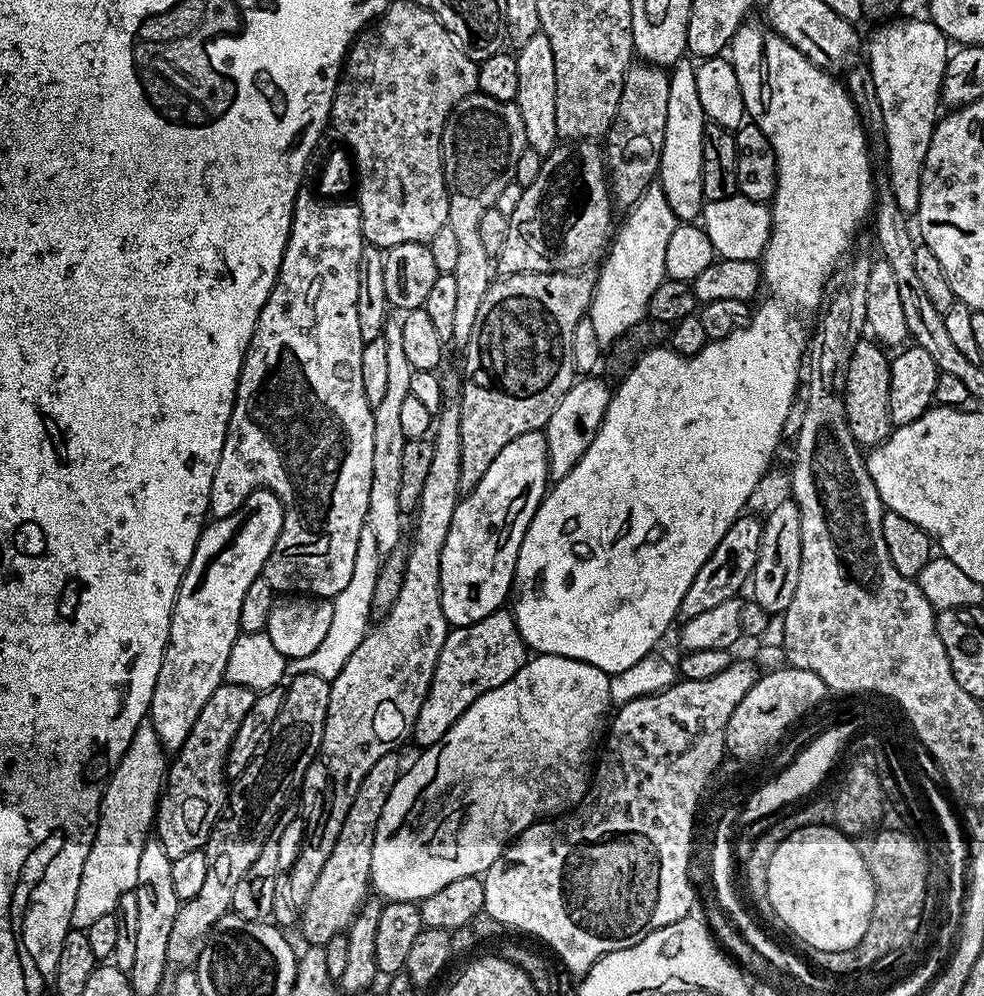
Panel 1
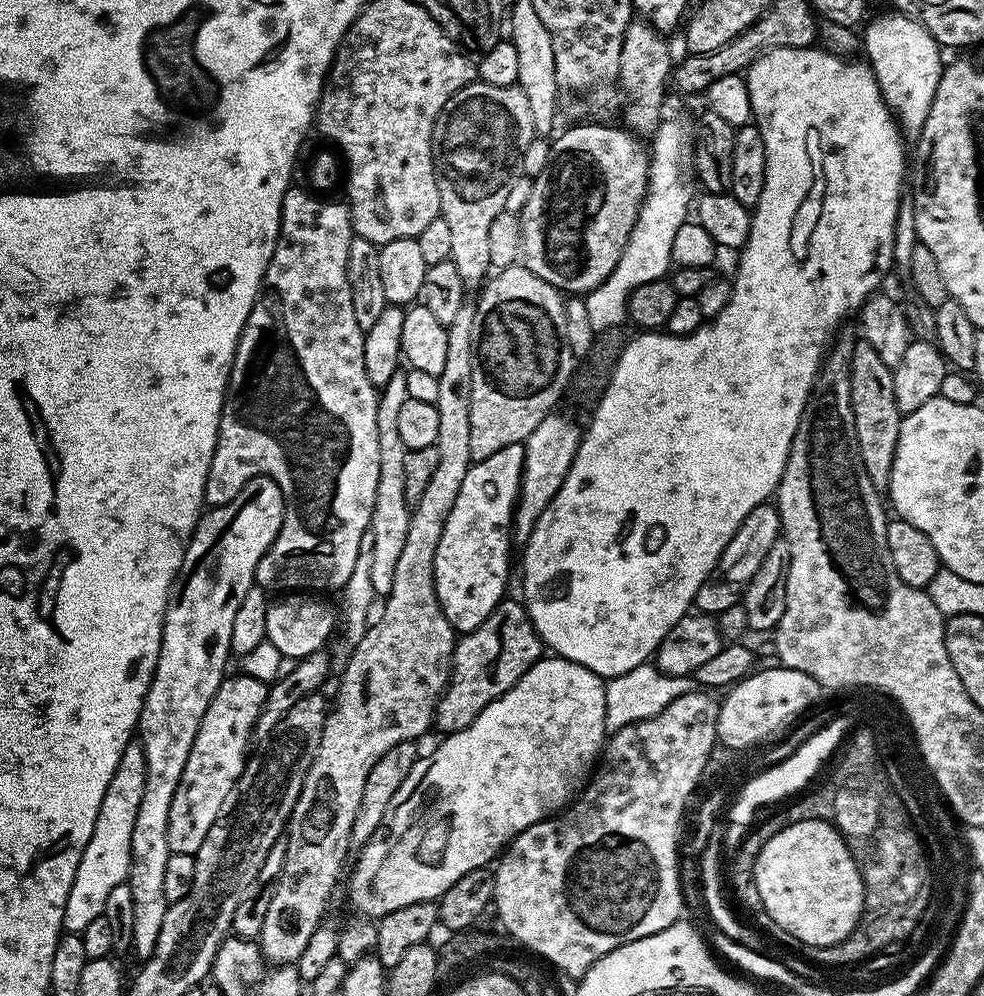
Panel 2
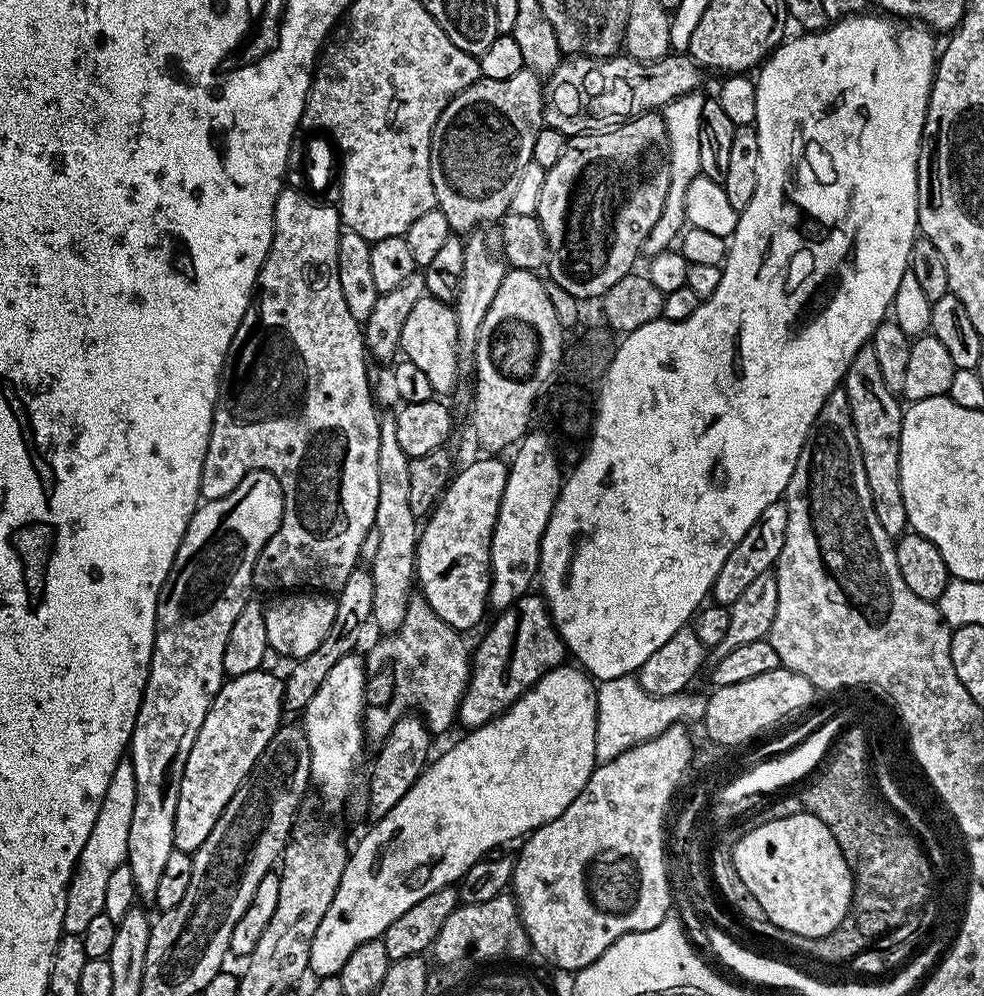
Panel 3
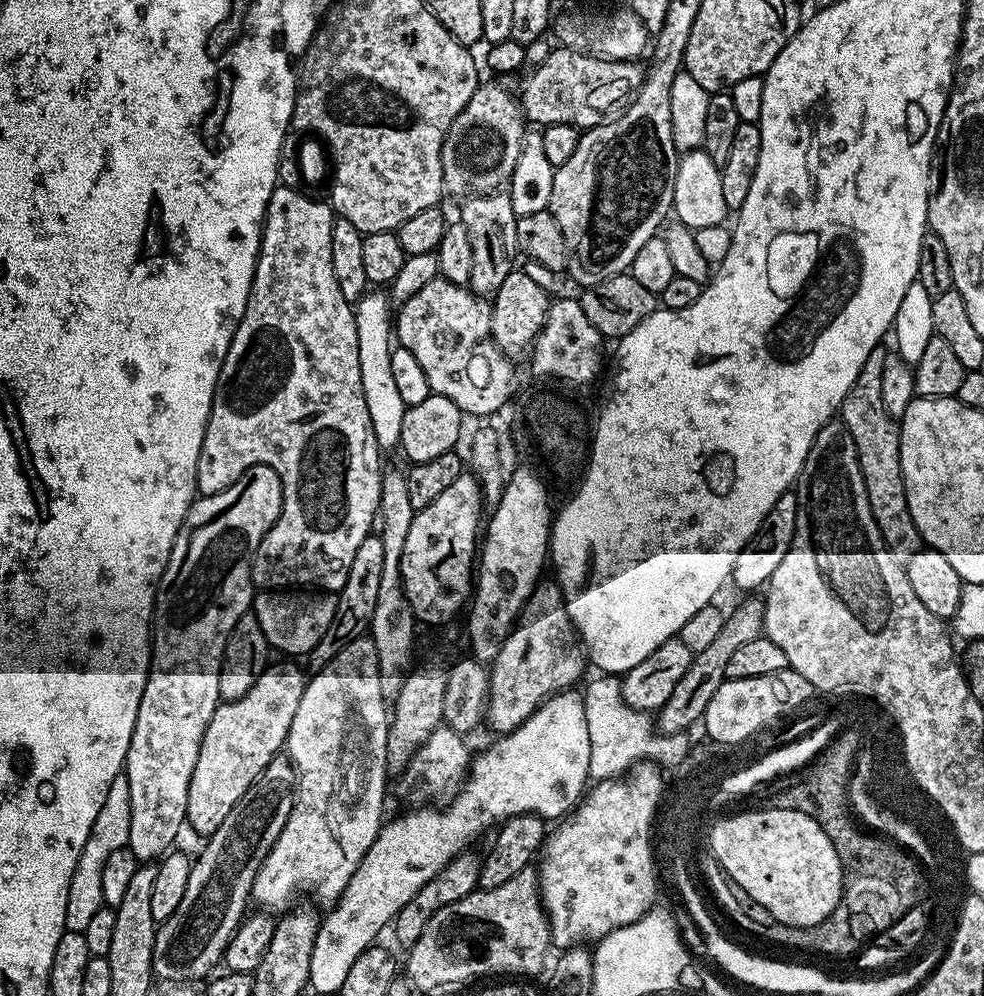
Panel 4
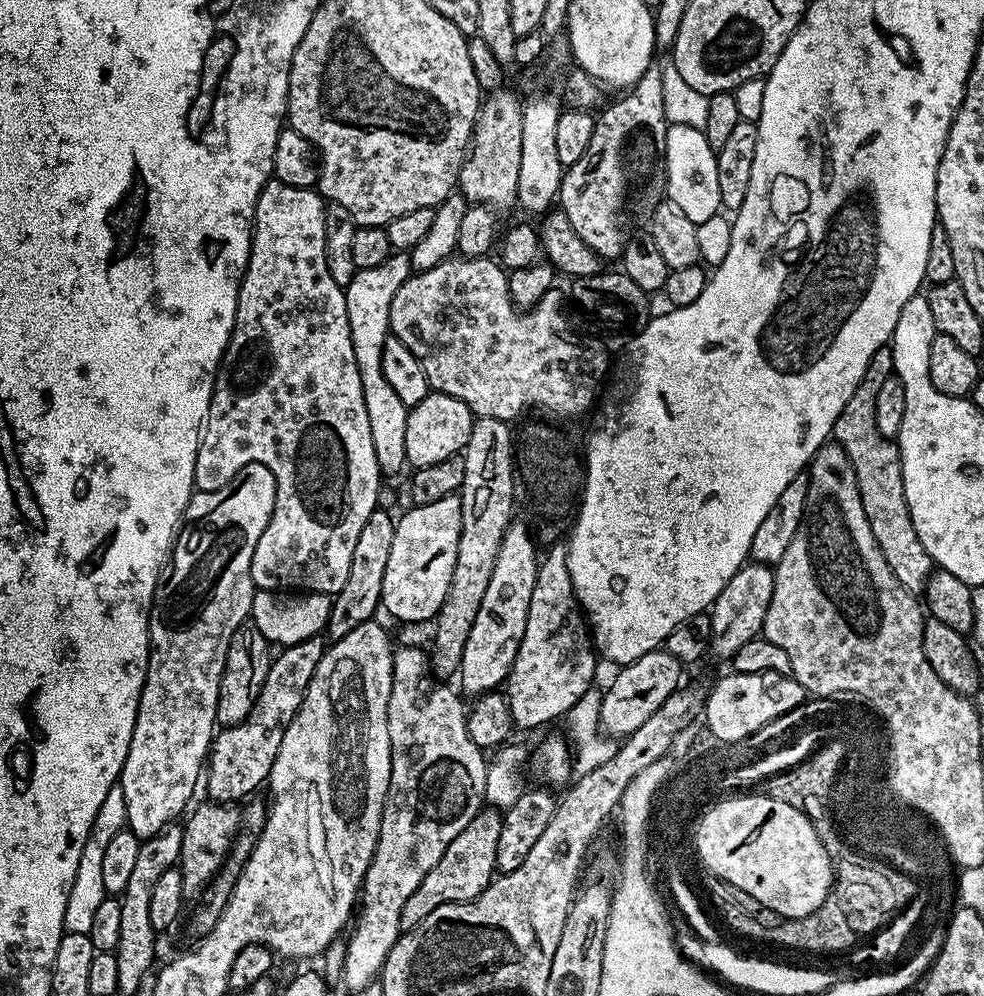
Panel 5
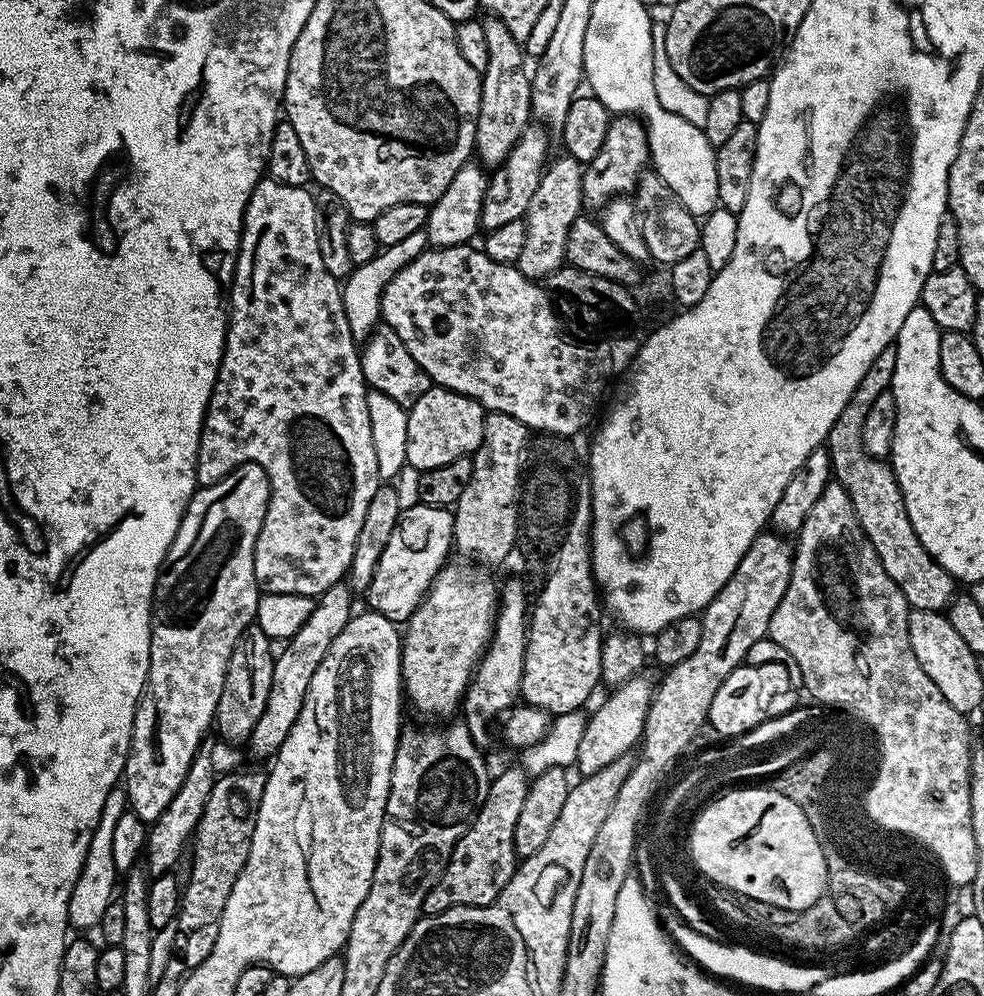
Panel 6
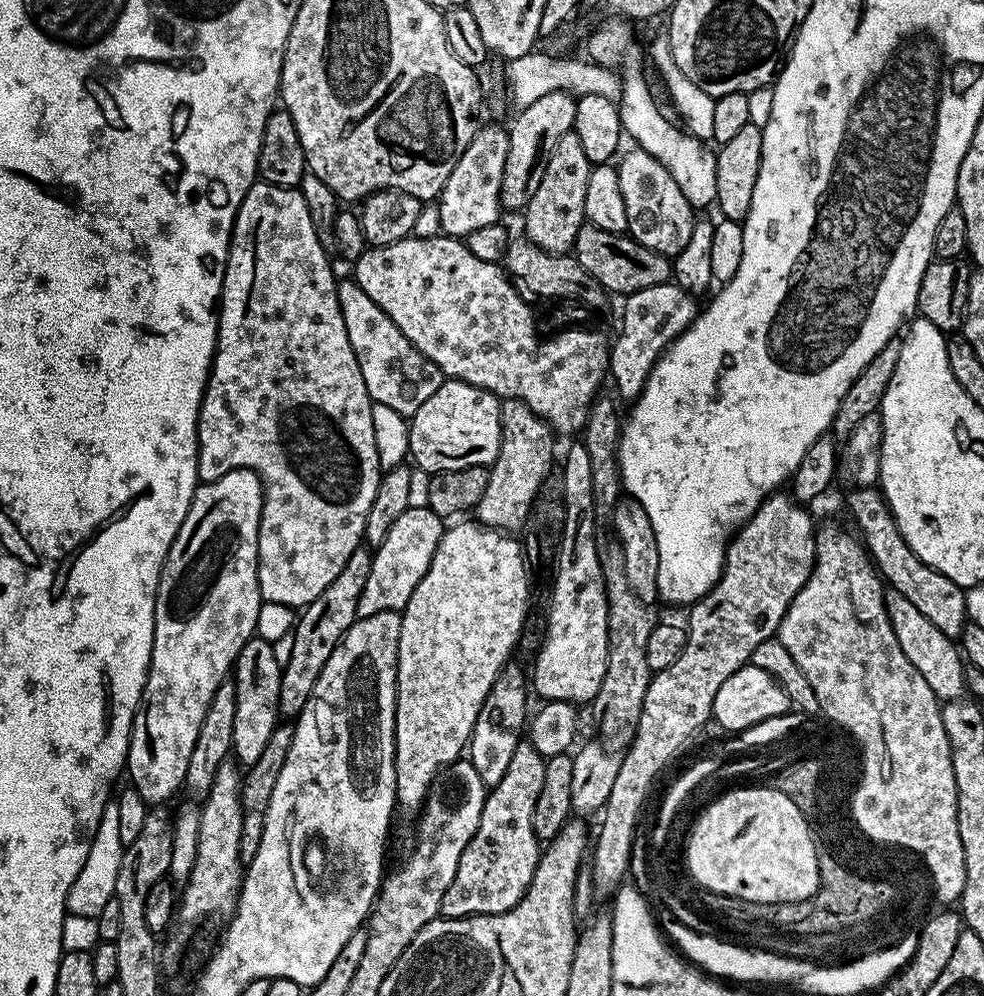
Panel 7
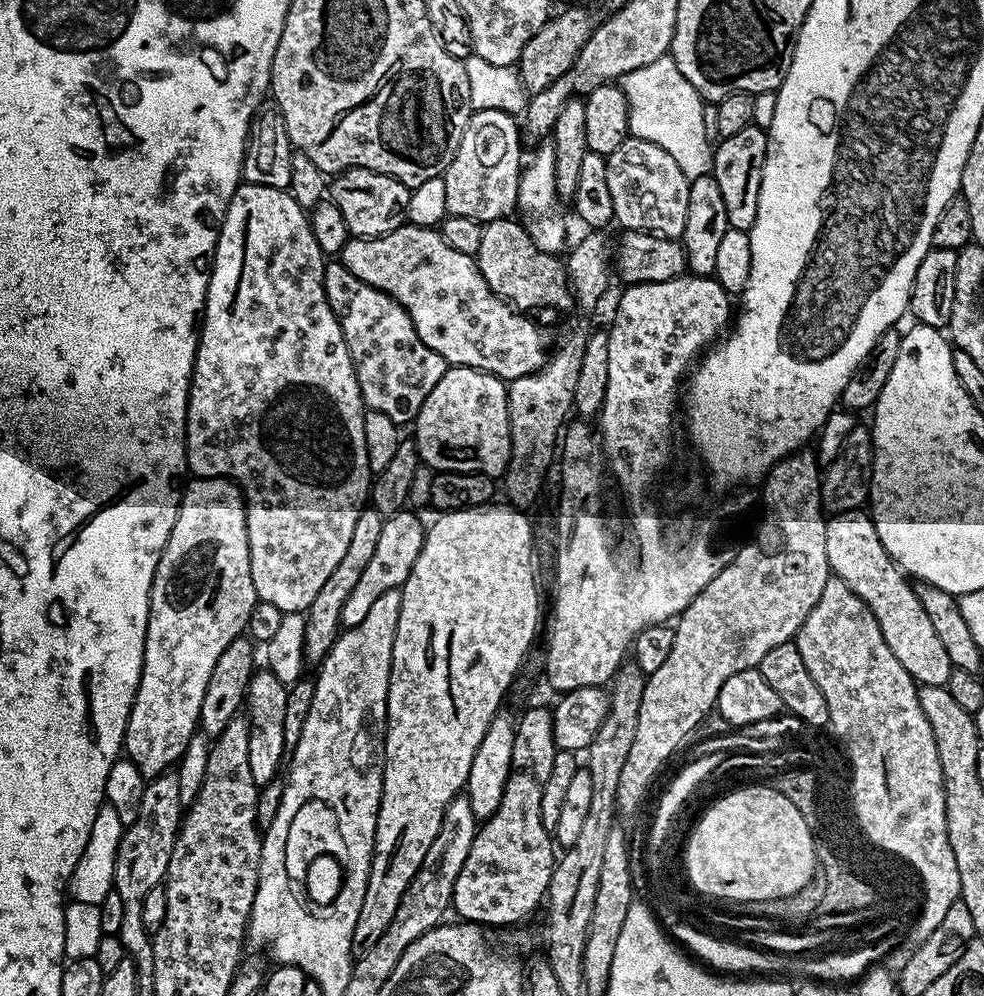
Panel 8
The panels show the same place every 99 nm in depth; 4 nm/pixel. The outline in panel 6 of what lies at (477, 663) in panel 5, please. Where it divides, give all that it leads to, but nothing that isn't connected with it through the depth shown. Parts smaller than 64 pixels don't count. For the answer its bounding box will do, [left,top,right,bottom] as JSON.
[462,580,530,746]

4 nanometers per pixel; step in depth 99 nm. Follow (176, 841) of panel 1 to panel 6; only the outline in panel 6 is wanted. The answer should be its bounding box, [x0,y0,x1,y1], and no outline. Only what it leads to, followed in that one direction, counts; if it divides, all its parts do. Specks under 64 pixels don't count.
[247,582,354,758]

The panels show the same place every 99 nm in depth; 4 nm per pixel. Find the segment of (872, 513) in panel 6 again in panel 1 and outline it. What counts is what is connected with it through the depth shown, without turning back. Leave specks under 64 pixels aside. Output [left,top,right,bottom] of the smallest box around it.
[844,338,893,450]

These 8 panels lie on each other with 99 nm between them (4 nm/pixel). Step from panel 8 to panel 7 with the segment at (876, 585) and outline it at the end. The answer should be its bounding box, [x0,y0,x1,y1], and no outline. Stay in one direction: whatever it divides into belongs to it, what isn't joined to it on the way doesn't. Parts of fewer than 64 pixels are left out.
[887,594,966,701]

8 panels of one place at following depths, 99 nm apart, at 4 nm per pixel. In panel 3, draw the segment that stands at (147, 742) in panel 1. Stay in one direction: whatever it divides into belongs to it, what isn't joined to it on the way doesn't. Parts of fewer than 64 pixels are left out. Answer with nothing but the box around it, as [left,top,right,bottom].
[64,758,138,936]

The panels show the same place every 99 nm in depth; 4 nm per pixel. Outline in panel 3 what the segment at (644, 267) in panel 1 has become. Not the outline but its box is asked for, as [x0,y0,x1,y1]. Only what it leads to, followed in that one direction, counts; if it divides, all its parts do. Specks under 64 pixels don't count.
[642,92,705,258]

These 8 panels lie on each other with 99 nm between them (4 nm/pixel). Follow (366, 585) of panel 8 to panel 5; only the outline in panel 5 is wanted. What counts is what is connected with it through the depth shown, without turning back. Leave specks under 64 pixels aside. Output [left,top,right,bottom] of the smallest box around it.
[380,495,462,624]

